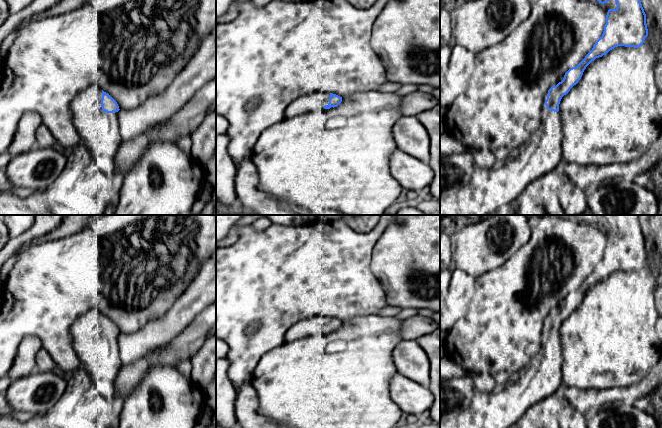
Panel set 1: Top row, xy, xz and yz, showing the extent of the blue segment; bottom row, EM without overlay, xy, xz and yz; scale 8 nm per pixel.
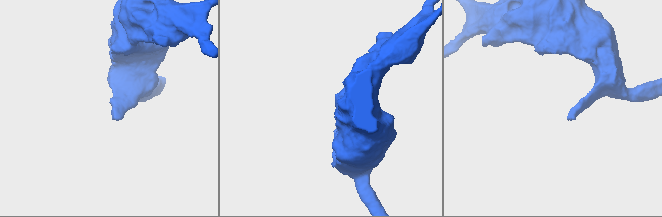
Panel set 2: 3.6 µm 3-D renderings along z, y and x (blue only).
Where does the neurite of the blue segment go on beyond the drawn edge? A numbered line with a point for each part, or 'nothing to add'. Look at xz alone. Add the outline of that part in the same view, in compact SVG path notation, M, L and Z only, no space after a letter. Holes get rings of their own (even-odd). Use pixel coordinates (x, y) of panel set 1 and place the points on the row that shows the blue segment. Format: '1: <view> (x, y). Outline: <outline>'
1: xz (316, 101). Outline: M322 91L302 95L290 102L285 110L285 117L293 118L311 111L327 110L324 106L328 105L329 98L330 93Z

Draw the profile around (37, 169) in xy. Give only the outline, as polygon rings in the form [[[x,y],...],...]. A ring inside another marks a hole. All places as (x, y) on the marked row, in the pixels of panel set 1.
[[[36,147],[12,157],[5,171],[14,186],[43,191],[58,178],[65,164],[66,157],[59,149]]]

